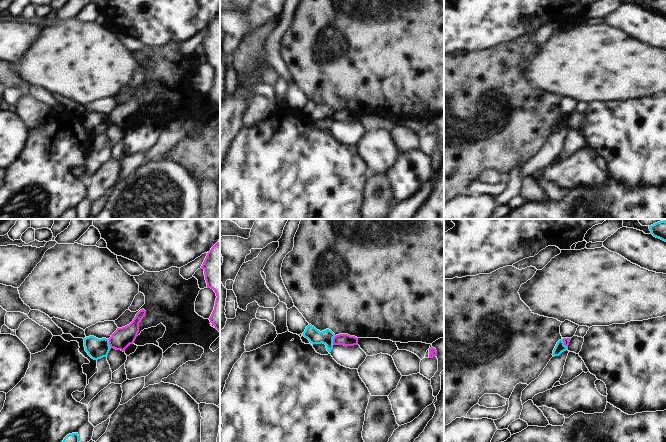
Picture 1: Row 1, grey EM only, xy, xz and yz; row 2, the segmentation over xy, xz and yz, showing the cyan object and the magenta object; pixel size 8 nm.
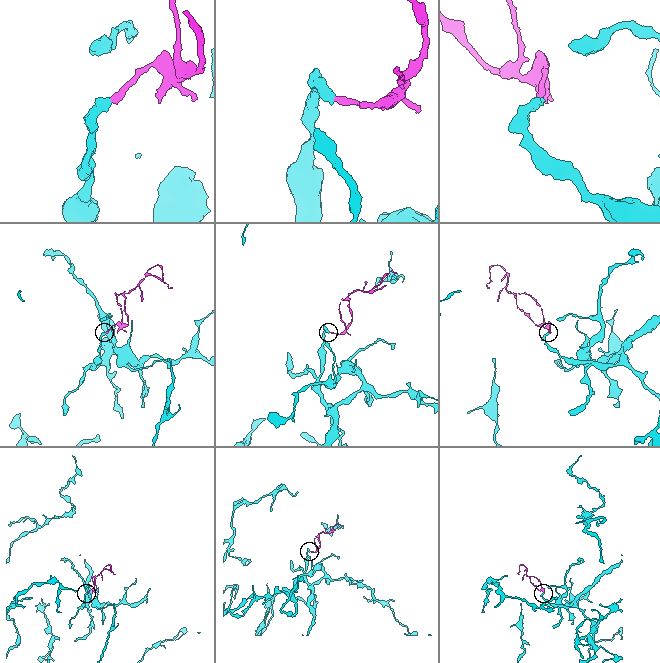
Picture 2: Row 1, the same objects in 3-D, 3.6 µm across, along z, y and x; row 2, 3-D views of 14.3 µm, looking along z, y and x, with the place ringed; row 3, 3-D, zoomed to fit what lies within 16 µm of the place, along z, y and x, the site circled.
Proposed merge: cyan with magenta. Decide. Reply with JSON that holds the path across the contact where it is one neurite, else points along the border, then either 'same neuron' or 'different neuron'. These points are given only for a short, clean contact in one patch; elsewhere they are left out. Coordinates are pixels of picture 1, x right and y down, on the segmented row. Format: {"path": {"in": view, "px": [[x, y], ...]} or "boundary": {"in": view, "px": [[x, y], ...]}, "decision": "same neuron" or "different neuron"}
{"boundary": {"in": "xy", "px": [[107, 339], [111, 347]]}, "decision": "different neuron"}

